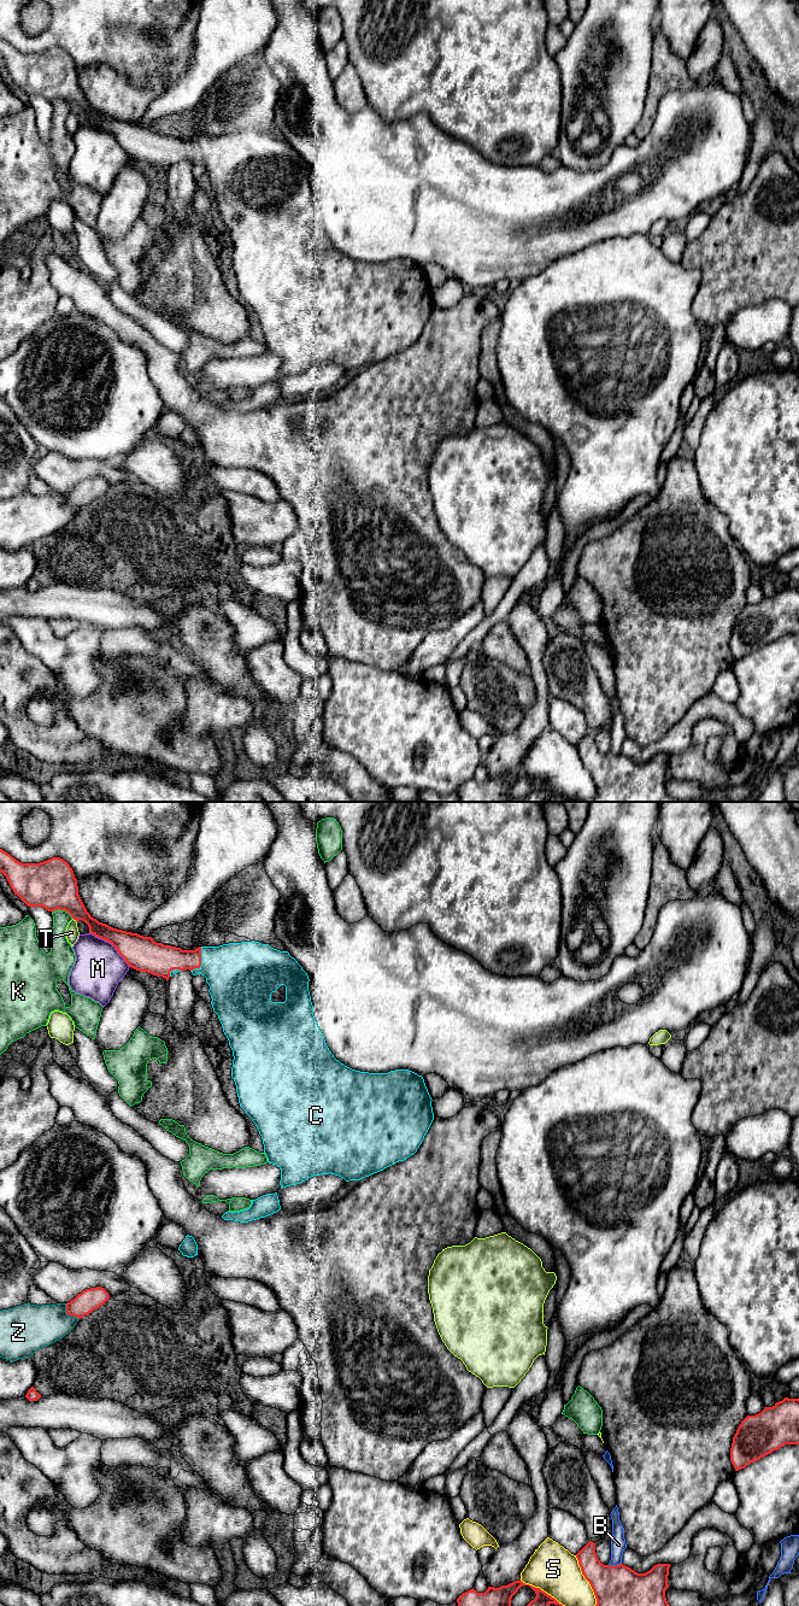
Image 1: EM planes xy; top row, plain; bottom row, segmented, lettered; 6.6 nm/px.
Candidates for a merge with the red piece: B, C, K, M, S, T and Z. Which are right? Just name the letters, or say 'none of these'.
C

